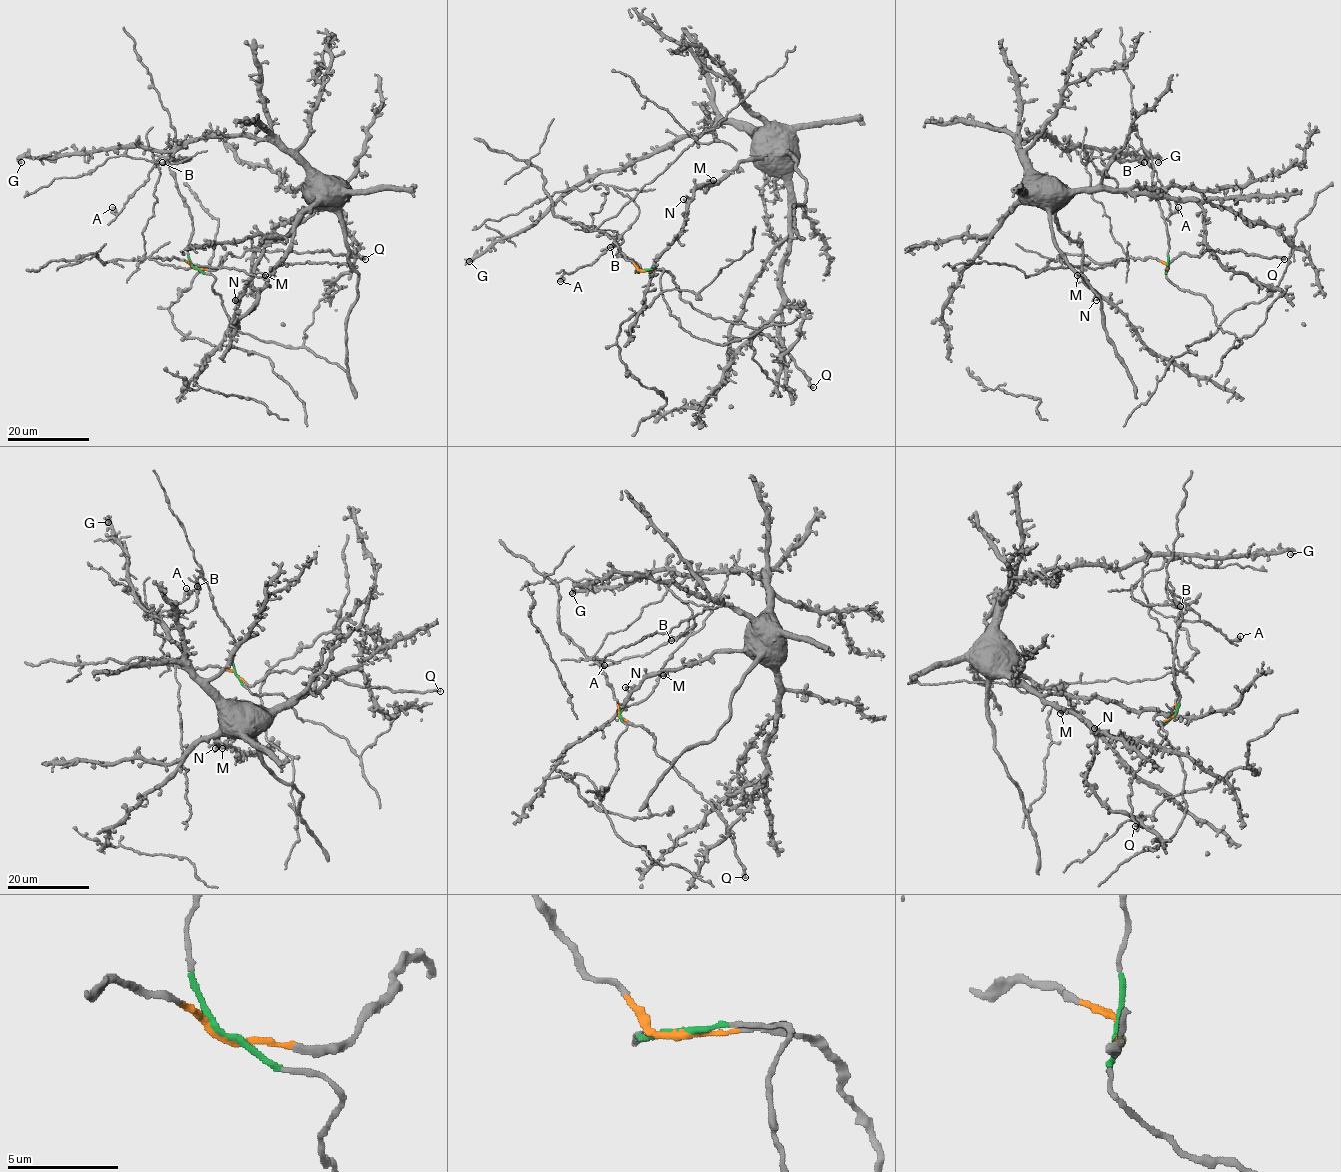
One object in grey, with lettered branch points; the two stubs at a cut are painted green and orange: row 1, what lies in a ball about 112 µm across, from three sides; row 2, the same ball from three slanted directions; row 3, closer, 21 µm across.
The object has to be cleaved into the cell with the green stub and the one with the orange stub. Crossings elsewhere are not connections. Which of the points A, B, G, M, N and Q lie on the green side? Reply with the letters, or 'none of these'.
G, M, N

